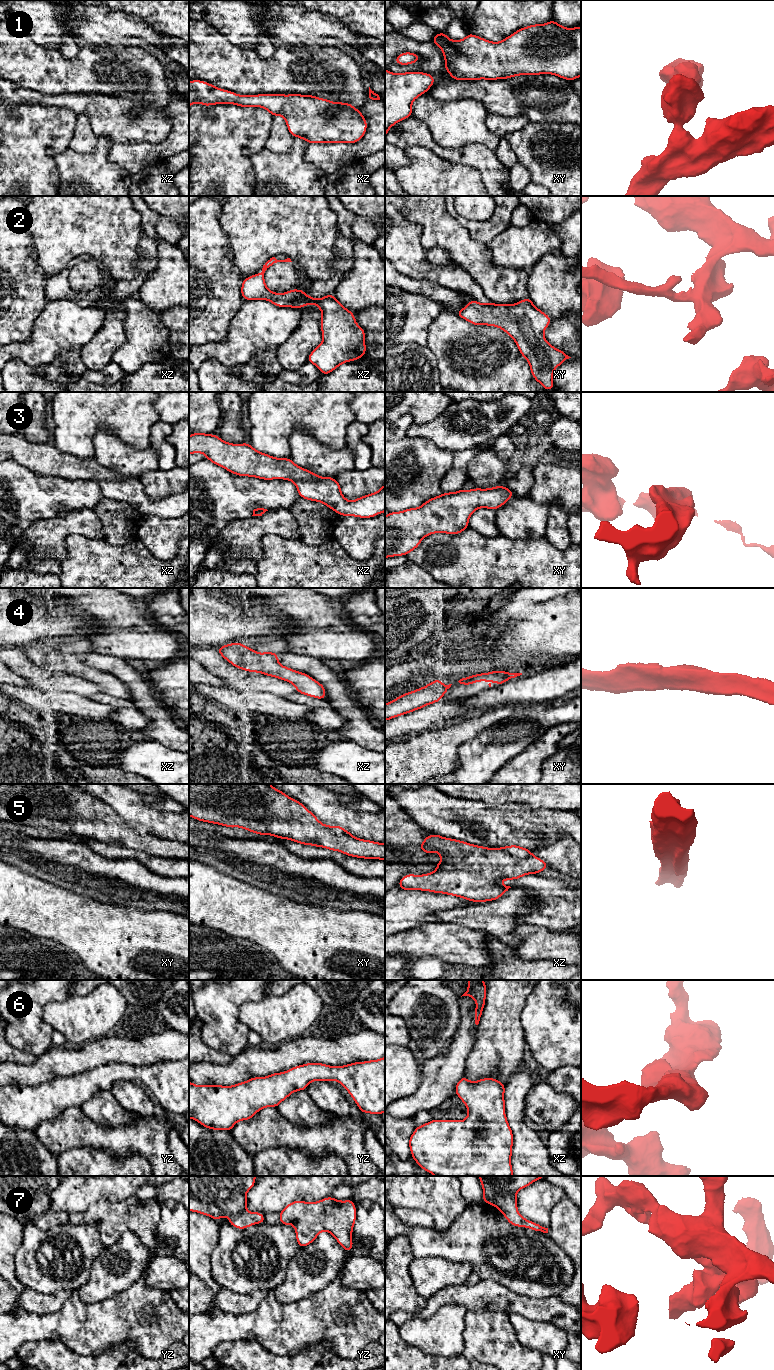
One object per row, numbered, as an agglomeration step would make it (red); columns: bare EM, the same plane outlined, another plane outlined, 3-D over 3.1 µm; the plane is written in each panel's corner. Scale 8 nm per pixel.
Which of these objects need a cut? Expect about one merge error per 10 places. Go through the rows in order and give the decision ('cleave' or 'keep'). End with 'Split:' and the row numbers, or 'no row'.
1: keep
2: keep
3: keep
4: keep
5: keep
6: keep
7: keep
Split: no row

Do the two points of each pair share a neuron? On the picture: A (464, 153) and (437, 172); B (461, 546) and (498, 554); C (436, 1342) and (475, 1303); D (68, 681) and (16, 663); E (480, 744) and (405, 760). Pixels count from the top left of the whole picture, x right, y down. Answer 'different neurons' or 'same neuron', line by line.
A: different neurons
B: same neuron
C: different neurons
D: same neuron
E: different neurons

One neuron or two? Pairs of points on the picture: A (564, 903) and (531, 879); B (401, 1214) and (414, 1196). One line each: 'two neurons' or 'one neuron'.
A: one neuron
B: two neurons

